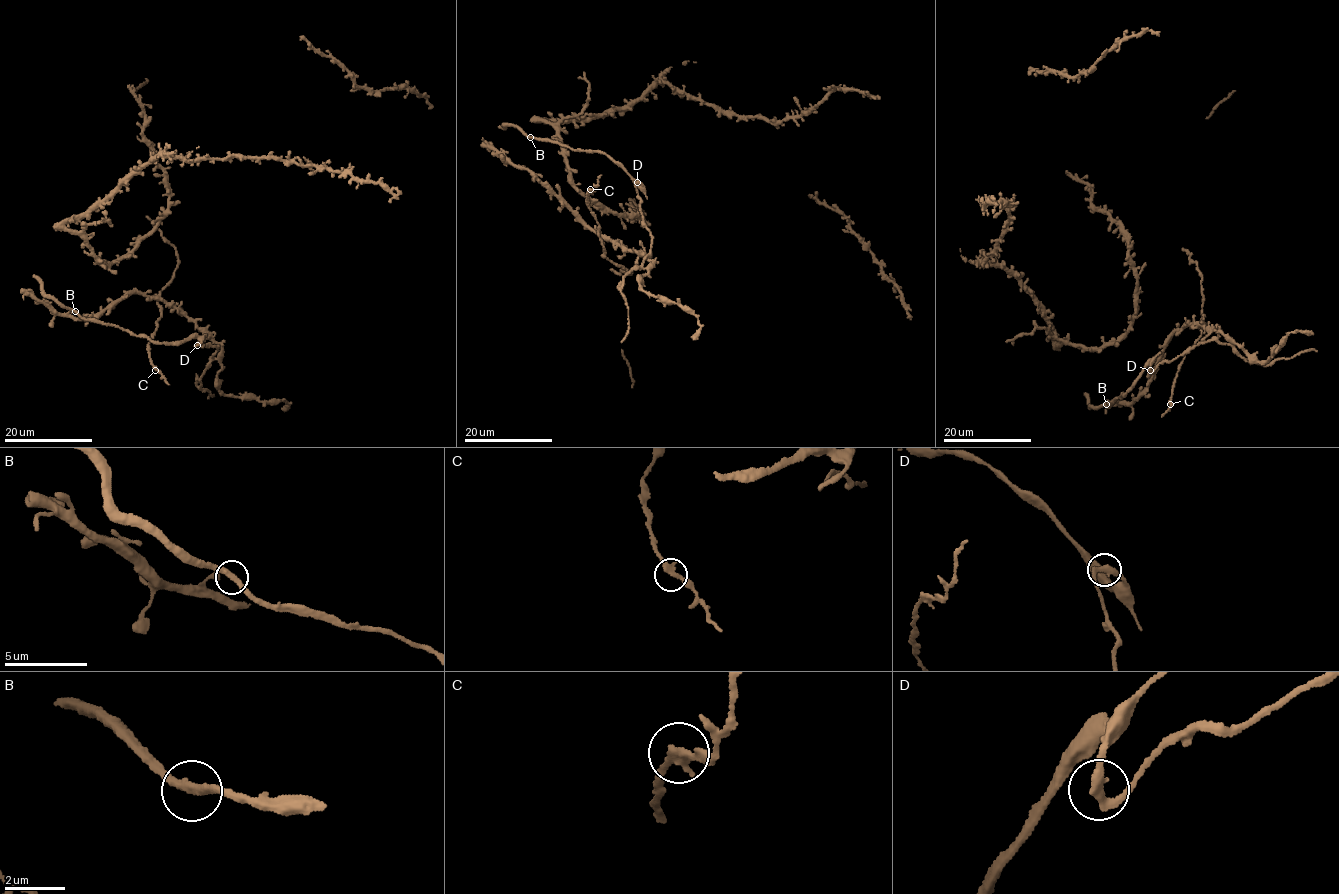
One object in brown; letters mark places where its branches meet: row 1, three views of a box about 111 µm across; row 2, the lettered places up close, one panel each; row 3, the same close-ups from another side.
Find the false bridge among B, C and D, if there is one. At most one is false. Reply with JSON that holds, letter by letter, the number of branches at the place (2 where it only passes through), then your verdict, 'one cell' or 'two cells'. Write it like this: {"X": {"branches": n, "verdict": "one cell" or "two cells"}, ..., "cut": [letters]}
{"B": {"branches": 2, "verdict": "one cell"}, "C": {"branches": 2, "verdict": "one cell"}, "D": {"branches": 2, "verdict": "two cells"}, "cut": ["D"]}

